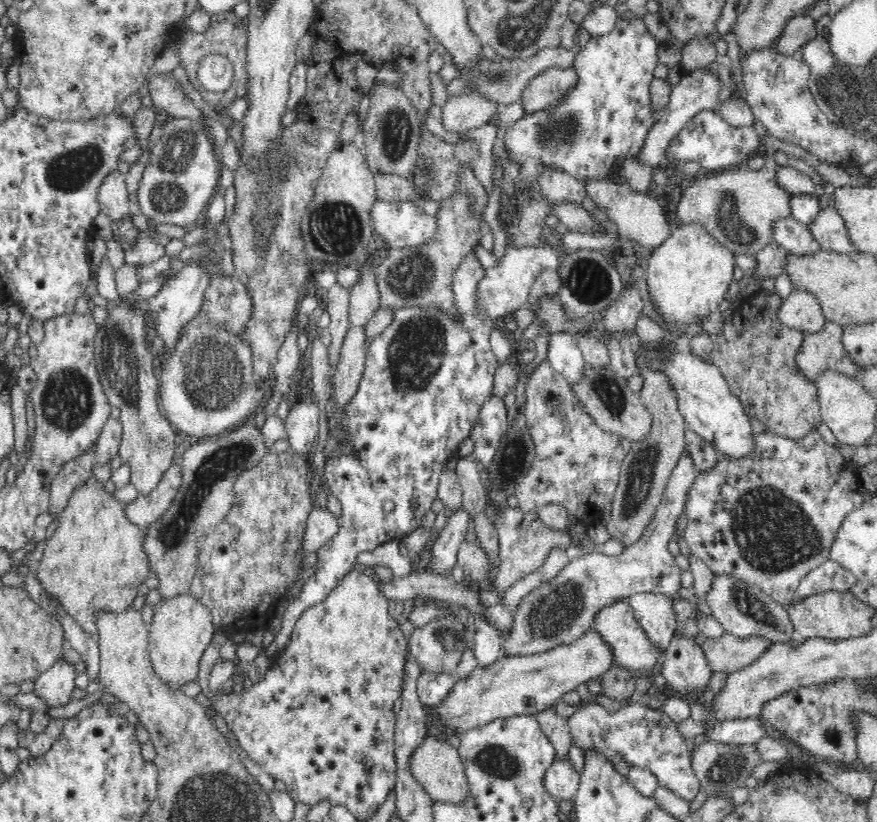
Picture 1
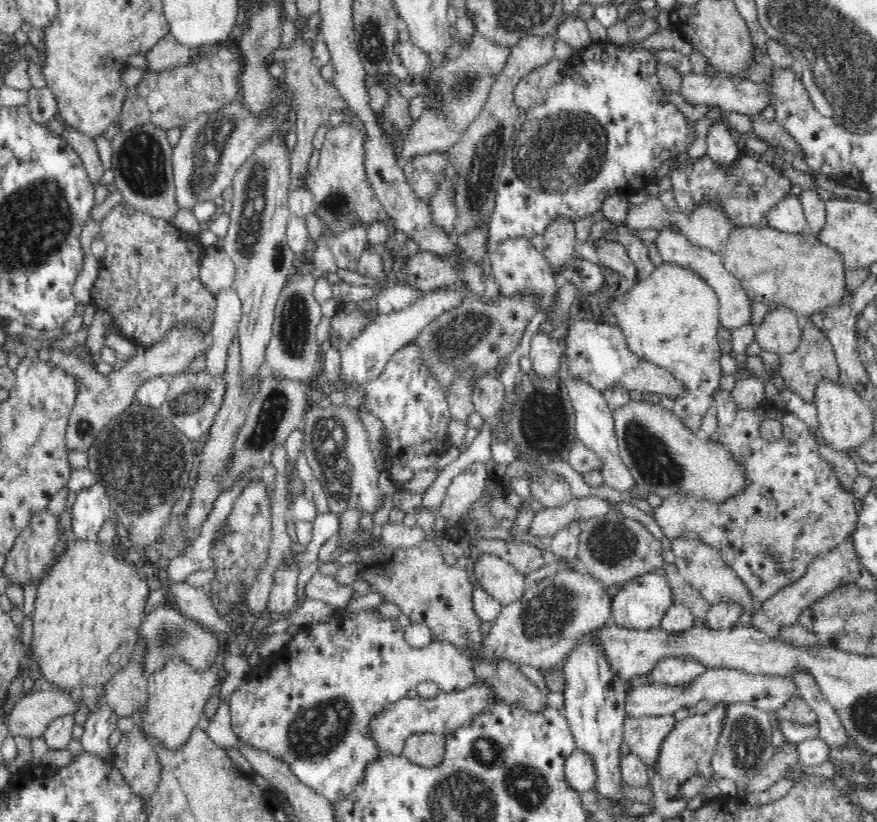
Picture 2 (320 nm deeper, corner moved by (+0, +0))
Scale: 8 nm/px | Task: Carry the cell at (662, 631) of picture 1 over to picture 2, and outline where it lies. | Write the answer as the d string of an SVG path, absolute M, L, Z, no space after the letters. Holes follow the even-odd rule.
M660 571L634 577L614 594L612 601L613 614L611 623L622 628L636 630L648 630L660 627L662 618L676 604L669 578L666 573L664 574Z

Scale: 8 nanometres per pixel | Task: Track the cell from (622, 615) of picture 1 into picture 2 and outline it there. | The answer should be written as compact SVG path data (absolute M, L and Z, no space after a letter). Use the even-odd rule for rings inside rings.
M668 655L654 663L650 676L656 684L676 686L695 679L704 669L701 662L688 655Z

